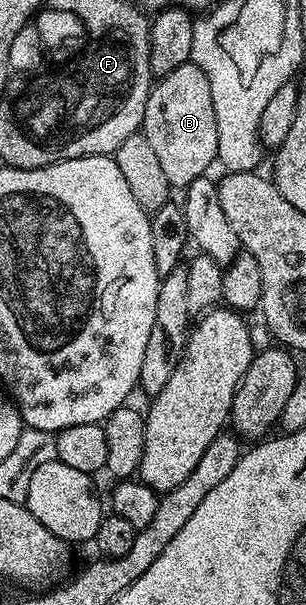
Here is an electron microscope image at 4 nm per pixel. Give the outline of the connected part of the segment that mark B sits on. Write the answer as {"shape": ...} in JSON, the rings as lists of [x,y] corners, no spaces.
{"shape":[[[190,62],[183,66],[178,66],[175,70],[171,70],[171,74],[160,77],[149,90],[149,97],[147,98],[147,106],[145,107],[141,126],[147,142],[151,142],[151,147],[155,149],[155,155],[159,157],[159,167],[163,169],[163,174],[167,174],[167,182],[170,186],[174,189],[184,190],[189,187],[191,182],[195,182],[195,178],[206,175],[210,171],[208,168],[214,167],[217,158],[217,147],[219,146],[219,130],[215,122],[215,106],[211,102],[211,86],[207,86],[207,74],[203,74],[203,70],[199,70],[197,64]]]}

